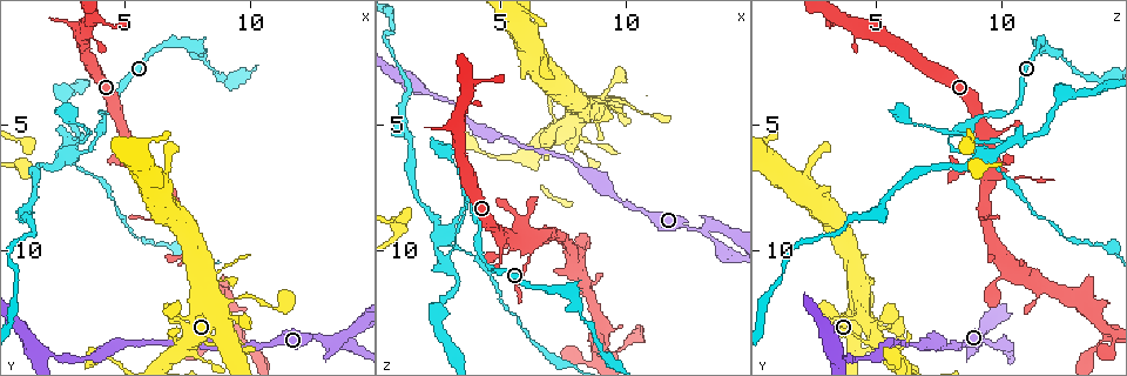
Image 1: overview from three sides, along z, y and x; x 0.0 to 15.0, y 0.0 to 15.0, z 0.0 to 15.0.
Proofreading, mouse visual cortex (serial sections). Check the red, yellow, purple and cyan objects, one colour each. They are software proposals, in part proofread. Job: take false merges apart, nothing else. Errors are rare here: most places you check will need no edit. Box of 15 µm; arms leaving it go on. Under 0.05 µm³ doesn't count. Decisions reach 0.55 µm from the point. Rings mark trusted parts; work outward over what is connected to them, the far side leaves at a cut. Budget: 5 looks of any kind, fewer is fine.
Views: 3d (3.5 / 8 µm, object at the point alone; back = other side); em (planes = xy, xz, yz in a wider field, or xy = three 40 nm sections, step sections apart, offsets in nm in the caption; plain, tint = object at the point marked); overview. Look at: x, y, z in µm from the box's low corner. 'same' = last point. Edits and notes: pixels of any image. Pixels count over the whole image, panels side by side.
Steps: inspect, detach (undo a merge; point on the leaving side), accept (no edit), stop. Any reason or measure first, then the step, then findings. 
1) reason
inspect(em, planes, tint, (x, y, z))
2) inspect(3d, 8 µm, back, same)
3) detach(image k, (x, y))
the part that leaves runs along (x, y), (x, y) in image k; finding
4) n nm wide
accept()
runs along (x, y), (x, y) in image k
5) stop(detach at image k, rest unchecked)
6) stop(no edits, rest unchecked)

inspect(3d, 3.5 µm, (13.1, 13.6, 9.1))

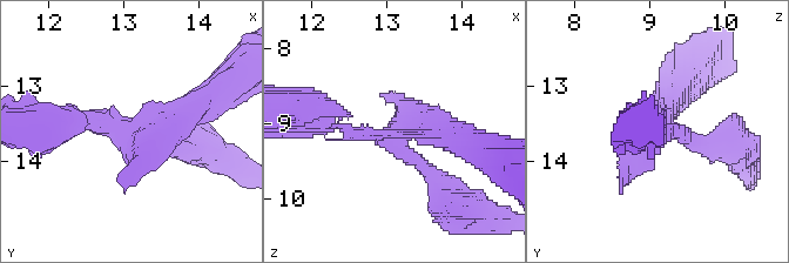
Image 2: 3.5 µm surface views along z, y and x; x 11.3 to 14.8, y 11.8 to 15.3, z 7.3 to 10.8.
inspect(em, xy, step 1, tint, (13.10, 13.65, 9.15))

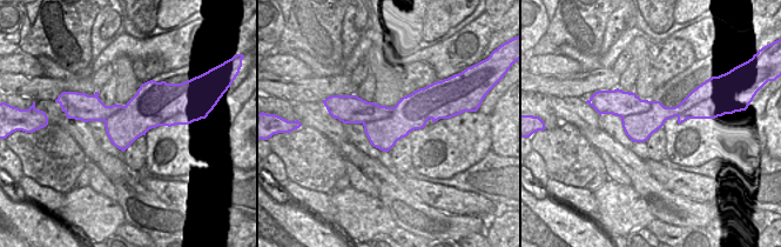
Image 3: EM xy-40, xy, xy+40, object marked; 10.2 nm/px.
detach(image 2, (159, 149))
two cells meet here

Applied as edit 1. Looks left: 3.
see it whole again
inspect(overview)

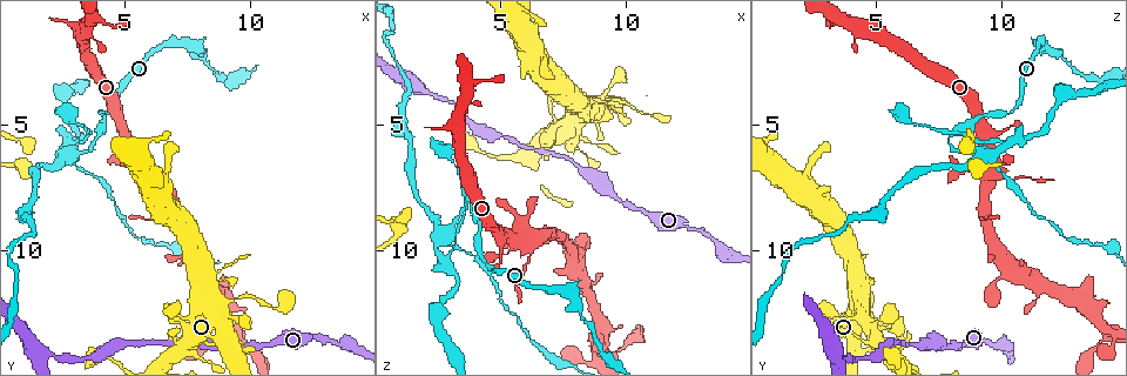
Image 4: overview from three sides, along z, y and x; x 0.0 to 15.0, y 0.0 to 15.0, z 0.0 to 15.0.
two arms at a narrow angle
inspect(3d, 8 µm, (2.8, 6.3, 9.5))

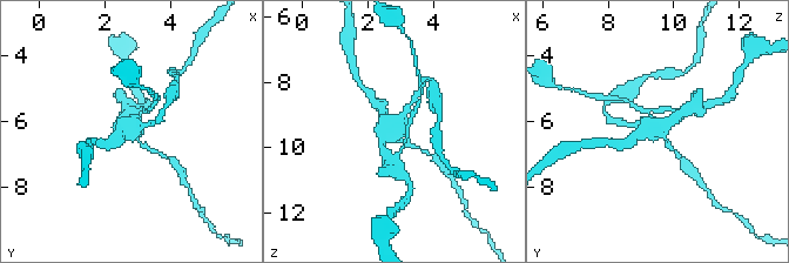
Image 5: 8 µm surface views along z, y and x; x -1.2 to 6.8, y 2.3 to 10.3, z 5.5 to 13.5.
now the EM
inspect(em, xy, step 3, tint, (2.9, 6.3, 9.5))

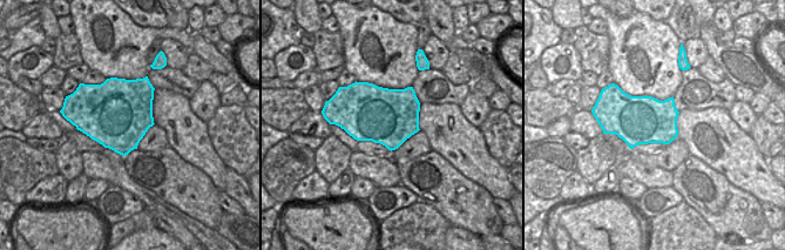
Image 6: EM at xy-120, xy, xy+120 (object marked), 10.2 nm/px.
accept()
runs along (152, 122), (120, 128), (115, 141) in image 5; continuous, no second cell

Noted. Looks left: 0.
stop(detach at image 2, rest unchecked)

